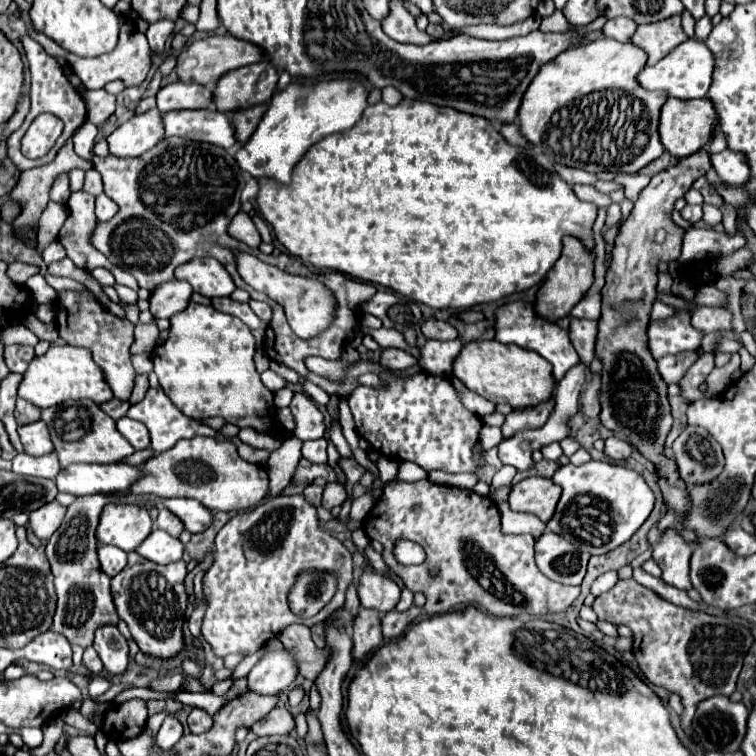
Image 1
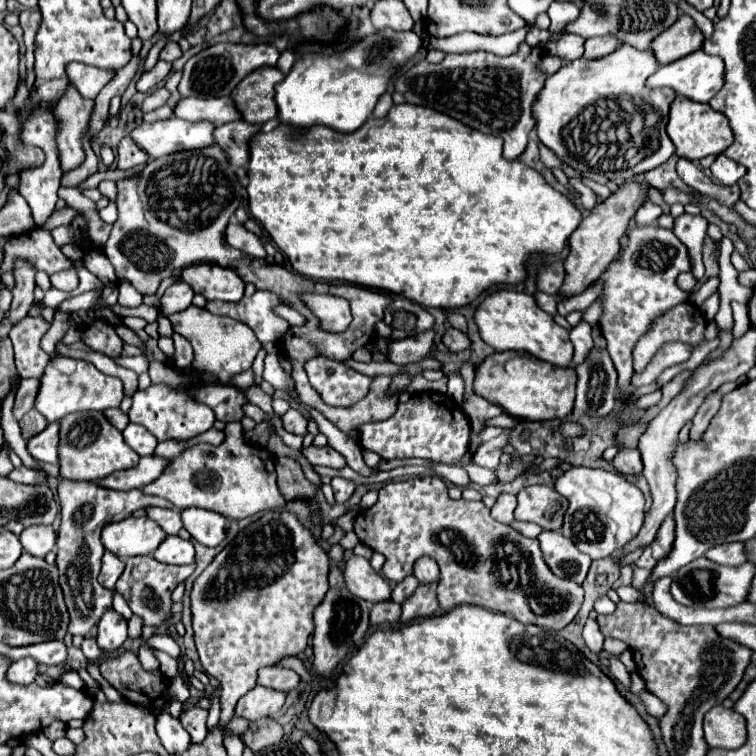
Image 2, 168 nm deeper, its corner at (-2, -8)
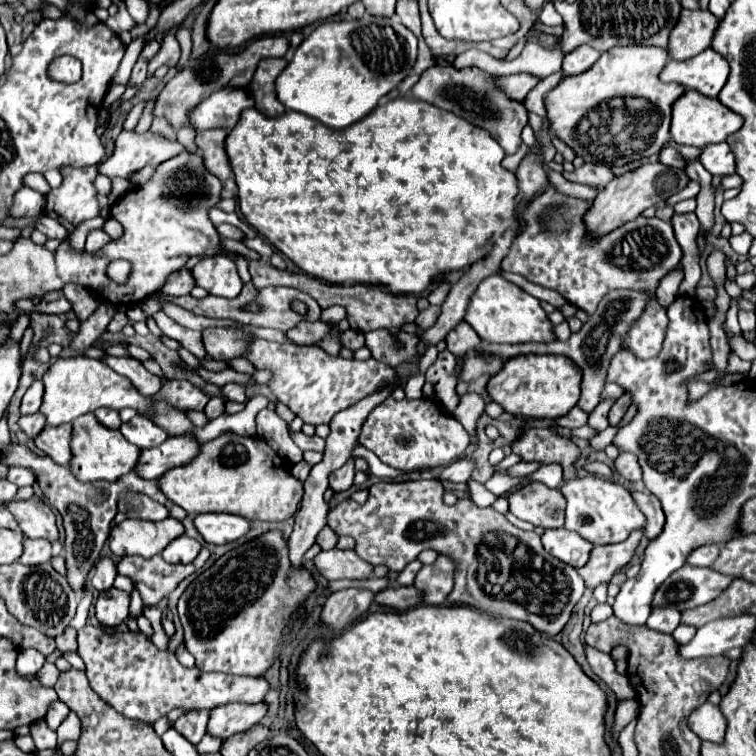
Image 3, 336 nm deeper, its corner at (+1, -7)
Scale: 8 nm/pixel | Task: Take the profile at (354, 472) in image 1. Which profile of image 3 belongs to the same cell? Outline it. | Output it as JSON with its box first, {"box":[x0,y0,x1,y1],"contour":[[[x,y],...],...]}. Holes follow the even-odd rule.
{"box":[291,432,325,450],"contour":[[[291,432],[293,442],[301,448],[301,450],[325,450],[325,440],[319,436],[307,436],[303,432]]]}

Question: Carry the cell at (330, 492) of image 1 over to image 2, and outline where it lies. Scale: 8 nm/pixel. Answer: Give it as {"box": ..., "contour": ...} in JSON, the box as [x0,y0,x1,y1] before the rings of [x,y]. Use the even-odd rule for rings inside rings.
{"box":[332,477,356,503],"contour":[[[342,477],[332,479],[332,489],[334,489],[334,497],[336,497],[338,503],[346,503],[352,497],[354,487],[356,485],[352,481],[348,481],[348,479],[342,479]]]}

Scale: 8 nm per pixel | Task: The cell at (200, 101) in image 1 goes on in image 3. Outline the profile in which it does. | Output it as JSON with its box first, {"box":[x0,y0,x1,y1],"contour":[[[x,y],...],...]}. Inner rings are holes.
{"box":[189,88,253,130],"contour":[[[225,88],[201,102],[201,106],[189,114],[189,120],[197,130],[231,130],[237,124],[239,114],[247,108],[253,108],[253,98],[245,88]]]}

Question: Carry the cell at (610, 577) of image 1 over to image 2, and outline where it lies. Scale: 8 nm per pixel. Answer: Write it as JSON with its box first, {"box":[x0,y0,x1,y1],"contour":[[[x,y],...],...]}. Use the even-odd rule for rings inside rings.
{"box":[594,595,616,613],"contour":[[[602,595],[596,603],[594,603],[594,609],[596,609],[596,613],[612,613],[614,609],[616,609],[616,603],[608,597],[608,595]]]}

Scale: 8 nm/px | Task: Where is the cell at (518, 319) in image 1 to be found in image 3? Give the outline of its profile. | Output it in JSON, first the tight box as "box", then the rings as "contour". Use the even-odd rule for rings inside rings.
{"box":[465,274,553,344],"contour":[[[499,274],[487,276],[479,282],[477,290],[473,292],[465,322],[473,326],[473,330],[485,340],[495,344],[521,344],[521,342],[553,342],[553,324],[547,320],[545,310],[541,308],[541,302],[515,286],[513,282],[507,282]]]}

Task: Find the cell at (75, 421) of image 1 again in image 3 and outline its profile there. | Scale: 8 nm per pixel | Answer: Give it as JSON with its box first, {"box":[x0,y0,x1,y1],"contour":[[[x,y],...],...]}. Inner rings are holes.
{"box":[69,414,141,482],"contour":[[[93,414],[81,416],[77,418],[77,422],[73,422],[73,460],[69,466],[73,474],[77,474],[77,478],[85,482],[119,480],[123,474],[135,468],[139,460],[139,452],[141,450],[135,444],[127,442],[119,430],[105,430],[105,426],[101,426],[97,418],[93,418]]]}

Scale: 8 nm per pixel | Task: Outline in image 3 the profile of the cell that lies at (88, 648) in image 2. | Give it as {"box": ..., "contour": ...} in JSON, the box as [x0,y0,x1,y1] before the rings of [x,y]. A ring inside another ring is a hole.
{"box":[77,626,269,724],"contour":[[[83,626],[77,636],[79,656],[85,662],[91,688],[117,712],[131,720],[155,724],[173,708],[213,710],[229,702],[257,704],[269,692],[269,684],[259,678],[241,678],[229,674],[205,674],[197,668],[185,668],[169,650],[159,650],[143,632],[117,632],[101,626]]]}

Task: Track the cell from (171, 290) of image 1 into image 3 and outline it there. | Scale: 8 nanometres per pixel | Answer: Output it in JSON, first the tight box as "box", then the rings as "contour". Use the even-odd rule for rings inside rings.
{"box":[161,266,195,296],"contour":[[[183,266],[177,272],[169,274],[169,278],[167,278],[167,282],[165,282],[161,292],[163,294],[171,294],[171,296],[185,296],[185,294],[189,294],[193,290],[193,286],[195,286],[193,274],[191,274],[189,268]]]}

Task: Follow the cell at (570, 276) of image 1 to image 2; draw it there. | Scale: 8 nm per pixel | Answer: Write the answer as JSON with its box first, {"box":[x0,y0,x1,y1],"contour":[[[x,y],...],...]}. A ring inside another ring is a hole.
{"box":[560,183,646,297],"contour":[[[624,183],[616,193],[612,193],[610,199],[596,205],[588,217],[582,219],[580,227],[570,235],[570,253],[564,259],[566,277],[562,283],[560,297],[574,297],[584,293],[610,265],[612,259],[616,259],[616,253],[620,253],[620,239],[628,229],[628,221],[634,217],[638,205],[646,199],[646,185],[642,183]]]}

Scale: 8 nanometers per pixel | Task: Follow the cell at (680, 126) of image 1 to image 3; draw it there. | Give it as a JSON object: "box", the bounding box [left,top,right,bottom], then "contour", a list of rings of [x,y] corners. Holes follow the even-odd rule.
{"box":[671,90,743,148],"contour":[[[687,90],[675,104],[673,104],[673,120],[671,120],[671,138],[677,144],[687,144],[701,148],[711,142],[723,142],[729,134],[737,132],[743,126],[743,118],[723,106],[717,98],[701,96],[695,90]]]}

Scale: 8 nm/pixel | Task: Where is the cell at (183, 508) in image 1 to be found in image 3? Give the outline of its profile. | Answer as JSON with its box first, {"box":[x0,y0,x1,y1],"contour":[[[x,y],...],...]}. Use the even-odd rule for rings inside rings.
{"box":[195,514,251,544],"contour":[[[197,514],[195,526],[209,544],[227,544],[245,536],[251,522],[237,514]]]}

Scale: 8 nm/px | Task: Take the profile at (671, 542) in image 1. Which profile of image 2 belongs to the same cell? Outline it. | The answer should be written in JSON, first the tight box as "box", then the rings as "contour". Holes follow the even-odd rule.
{"box":[650,515,676,561],"contour":[[[668,515],[668,519],[664,519],[664,523],[662,523],[658,535],[656,535],[656,539],[650,543],[652,557],[654,557],[656,561],[666,559],[666,557],[670,555],[670,551],[672,551],[674,539],[676,539],[676,525],[674,525],[672,515]]]}

